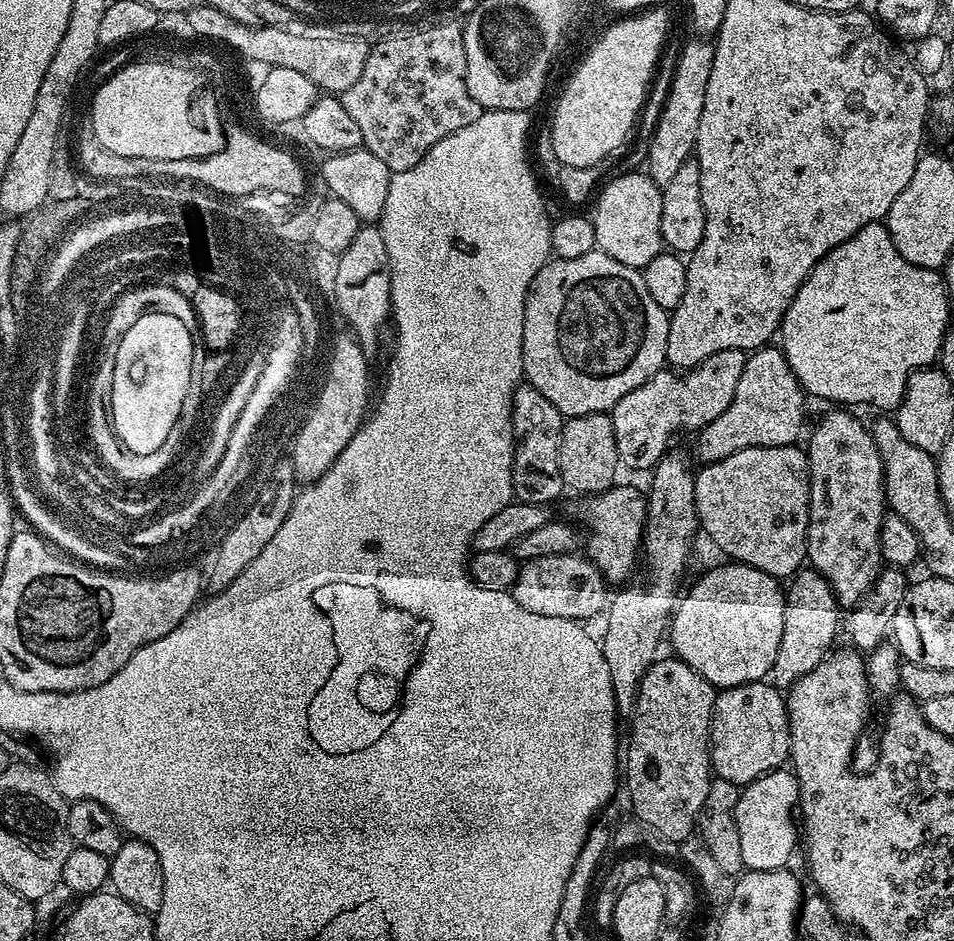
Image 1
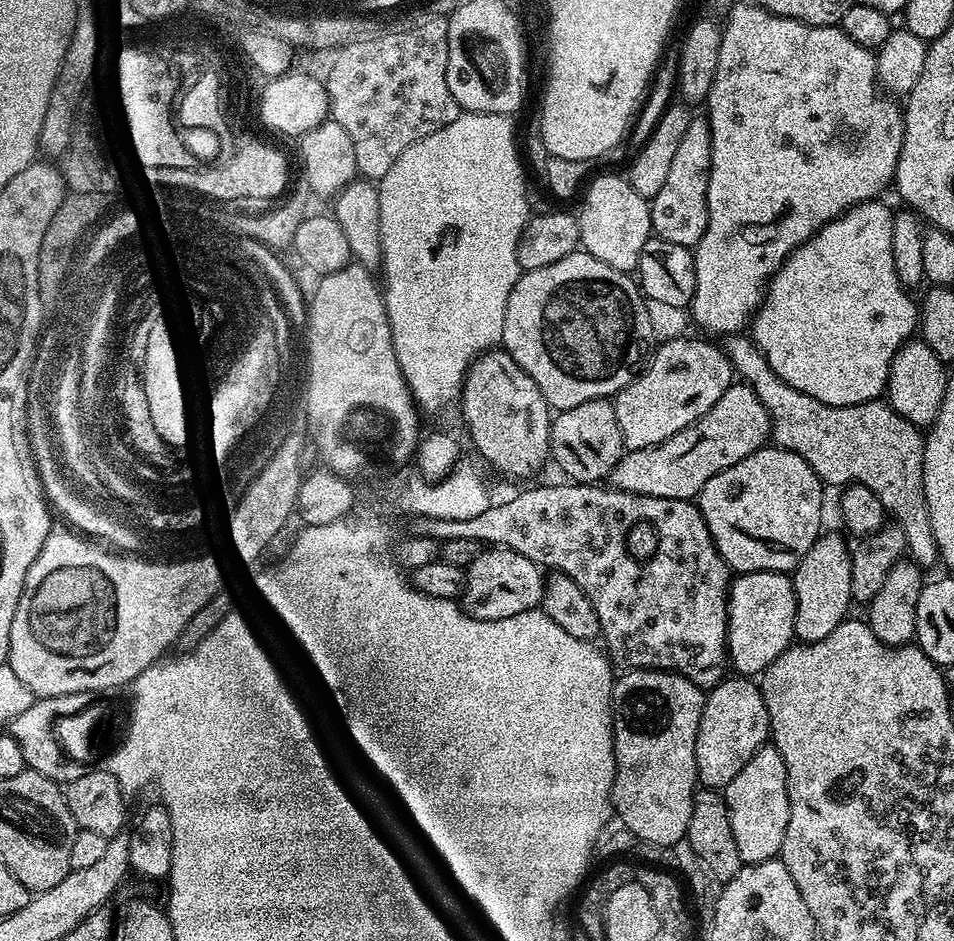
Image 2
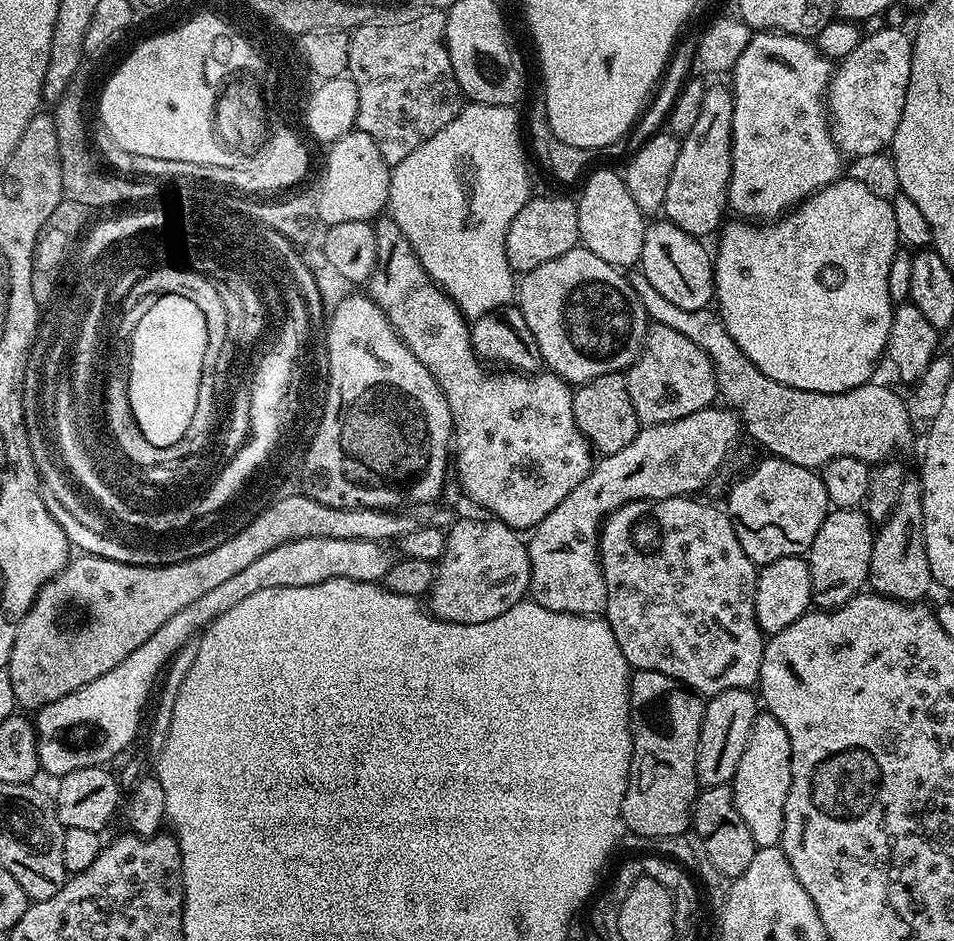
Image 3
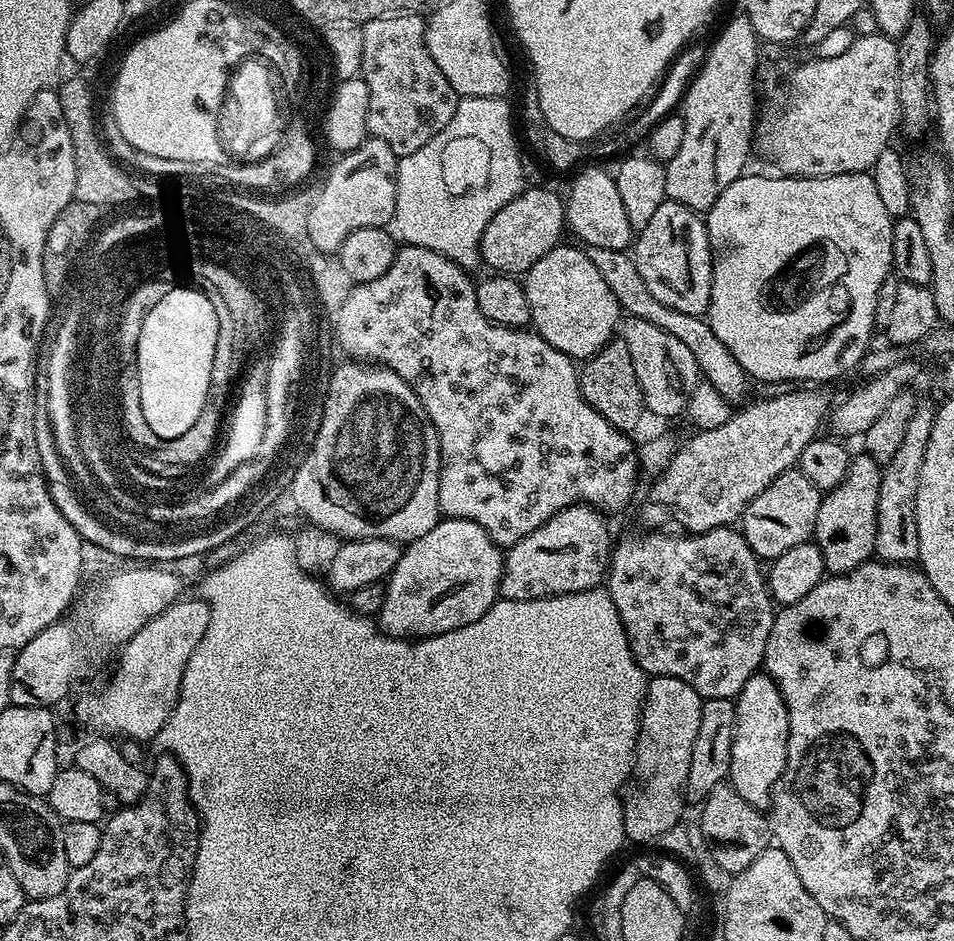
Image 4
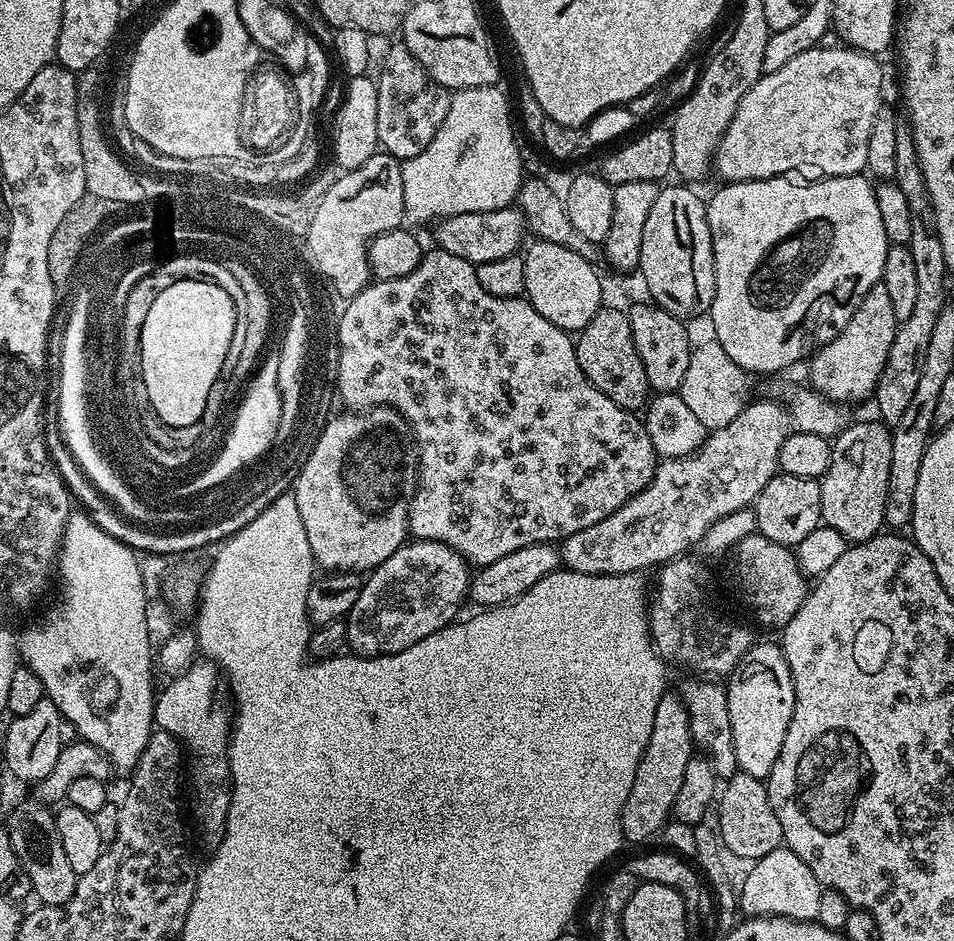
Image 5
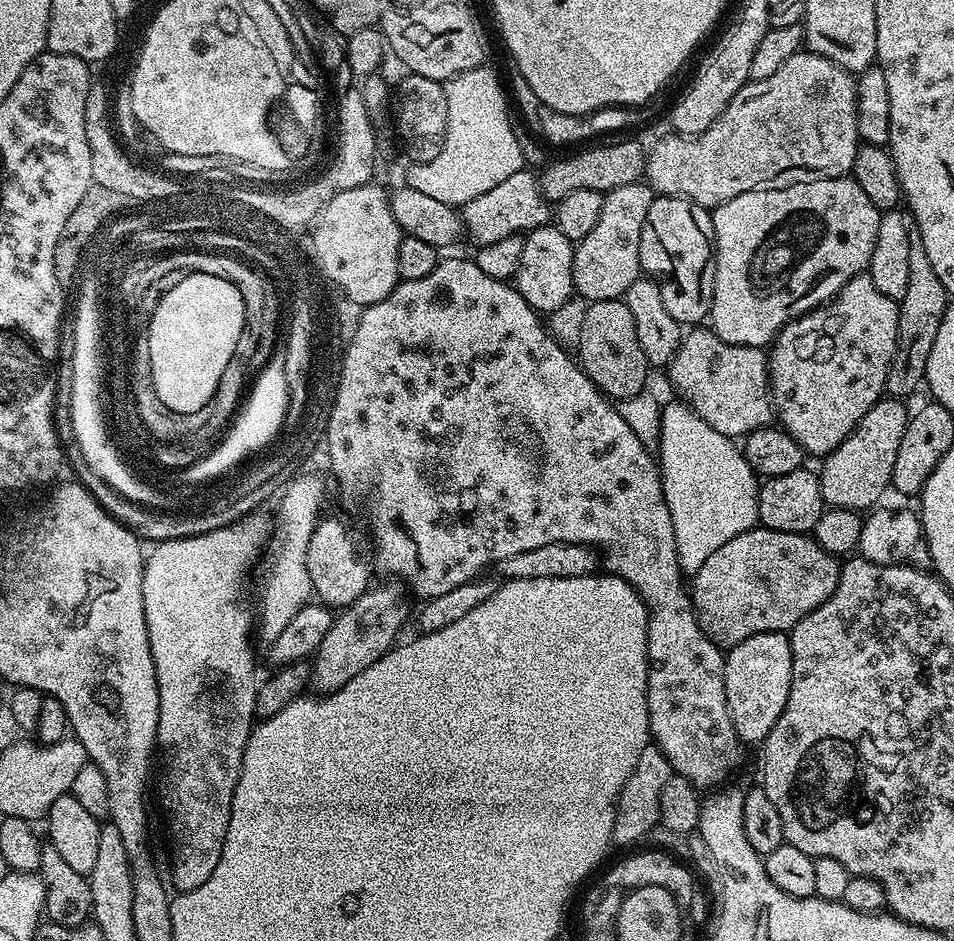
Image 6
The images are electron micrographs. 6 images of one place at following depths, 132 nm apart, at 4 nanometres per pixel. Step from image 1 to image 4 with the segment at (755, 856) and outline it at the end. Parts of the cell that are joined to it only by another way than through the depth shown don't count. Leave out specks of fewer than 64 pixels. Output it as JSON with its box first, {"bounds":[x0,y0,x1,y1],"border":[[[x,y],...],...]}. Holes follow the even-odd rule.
{"bounds":[728,670,788,809],"border":[[[761,670],[755,672],[734,697],[736,729],[732,761],[728,775],[730,783],[750,806],[767,809],[772,802],[772,791],[786,766],[788,757],[788,711],[786,702],[774,682],[774,678]]]}

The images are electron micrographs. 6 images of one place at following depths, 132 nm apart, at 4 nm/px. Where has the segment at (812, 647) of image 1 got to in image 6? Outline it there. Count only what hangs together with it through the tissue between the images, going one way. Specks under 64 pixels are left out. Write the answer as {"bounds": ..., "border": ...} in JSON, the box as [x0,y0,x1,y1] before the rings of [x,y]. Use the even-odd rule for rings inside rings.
{"bounds":[818,398,910,512],"border":[[[881,398],[877,404],[856,423],[856,429],[847,436],[833,452],[823,457],[821,468],[818,468],[820,478],[820,489],[825,505],[833,508],[848,508],[851,512],[871,509],[879,505],[884,491],[889,491],[892,482],[892,471],[894,470],[894,457],[898,454],[898,446],[902,442],[902,434],[906,434],[910,408],[900,398]]]}

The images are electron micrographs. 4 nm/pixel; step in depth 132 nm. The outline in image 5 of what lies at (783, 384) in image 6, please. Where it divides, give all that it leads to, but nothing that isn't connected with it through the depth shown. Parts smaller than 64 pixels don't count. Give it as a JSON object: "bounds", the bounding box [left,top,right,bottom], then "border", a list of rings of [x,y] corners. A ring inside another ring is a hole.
{"bounds":[811,282,898,406],"border":[[[883,282],[874,287],[862,298],[854,318],[842,330],[839,336],[811,353],[812,384],[811,387],[827,400],[835,400],[837,404],[855,406],[859,400],[873,395],[876,383],[886,366],[886,358],[890,358],[890,346],[894,346],[894,334],[898,321],[894,314],[894,305],[890,302],[890,294],[886,294]]]}

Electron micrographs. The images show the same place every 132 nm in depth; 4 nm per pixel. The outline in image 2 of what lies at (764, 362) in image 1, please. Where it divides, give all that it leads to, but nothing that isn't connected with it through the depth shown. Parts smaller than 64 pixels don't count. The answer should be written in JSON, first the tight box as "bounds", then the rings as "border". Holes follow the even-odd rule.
{"bounds":[610,382,772,500],"border":[[[733,382],[705,416],[666,438],[666,442],[625,451],[610,480],[622,492],[692,500],[699,497],[702,486],[706,486],[714,474],[765,447],[771,434],[772,418],[756,391],[749,384]]]}

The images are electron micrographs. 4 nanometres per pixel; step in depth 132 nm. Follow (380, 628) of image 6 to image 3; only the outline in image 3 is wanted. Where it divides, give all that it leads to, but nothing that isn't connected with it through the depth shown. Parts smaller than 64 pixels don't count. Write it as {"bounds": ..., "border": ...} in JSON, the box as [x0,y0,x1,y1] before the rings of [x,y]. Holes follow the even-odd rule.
{"bounds":[426,518,532,624],"border":[[[495,518],[460,520],[448,532],[448,548],[438,562],[436,581],[426,604],[433,616],[459,624],[490,622],[519,604],[532,587],[528,545],[517,529]]]}

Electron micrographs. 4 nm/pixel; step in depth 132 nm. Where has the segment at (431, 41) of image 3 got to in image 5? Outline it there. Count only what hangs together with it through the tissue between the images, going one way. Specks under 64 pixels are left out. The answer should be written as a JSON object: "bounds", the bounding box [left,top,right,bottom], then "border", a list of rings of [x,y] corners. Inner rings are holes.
{"bounds":[375,42,452,162],"border":[[[396,42],[385,54],[384,69],[375,77],[375,82],[378,86],[380,148],[401,162],[422,154],[422,150],[434,142],[434,134],[438,134],[438,126],[442,126],[446,110],[450,110],[452,97],[449,89],[430,78],[422,62],[410,54],[403,42]]]}

